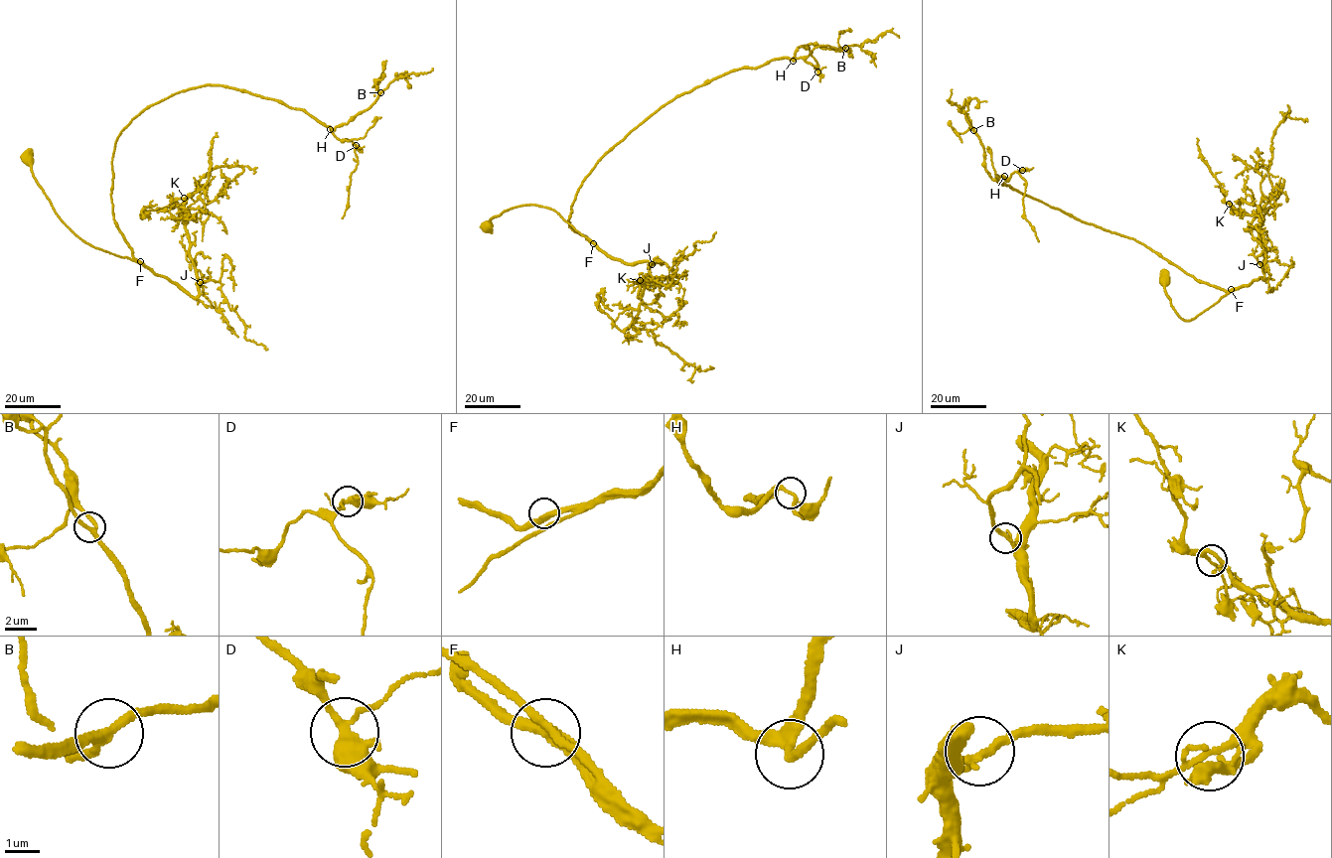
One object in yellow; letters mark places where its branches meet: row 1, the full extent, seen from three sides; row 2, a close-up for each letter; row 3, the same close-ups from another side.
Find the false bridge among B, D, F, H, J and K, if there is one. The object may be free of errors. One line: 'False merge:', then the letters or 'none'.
False merge: none

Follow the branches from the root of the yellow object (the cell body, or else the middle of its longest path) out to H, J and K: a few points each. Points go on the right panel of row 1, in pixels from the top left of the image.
H: (1163, 281), (1185, 320), (1231, 291), (1198, 280), (1133, 239), (997, 181), (1004, 177)
J: (1163, 281), (1170, 306), (1180, 317), (1191, 320), (1228, 293), (1259, 276), (1264, 279), (1259, 264)
K: (1163, 281), (1170, 306), (1187, 321), (1254, 279), (1264, 279), (1259, 217), (1229, 204)

